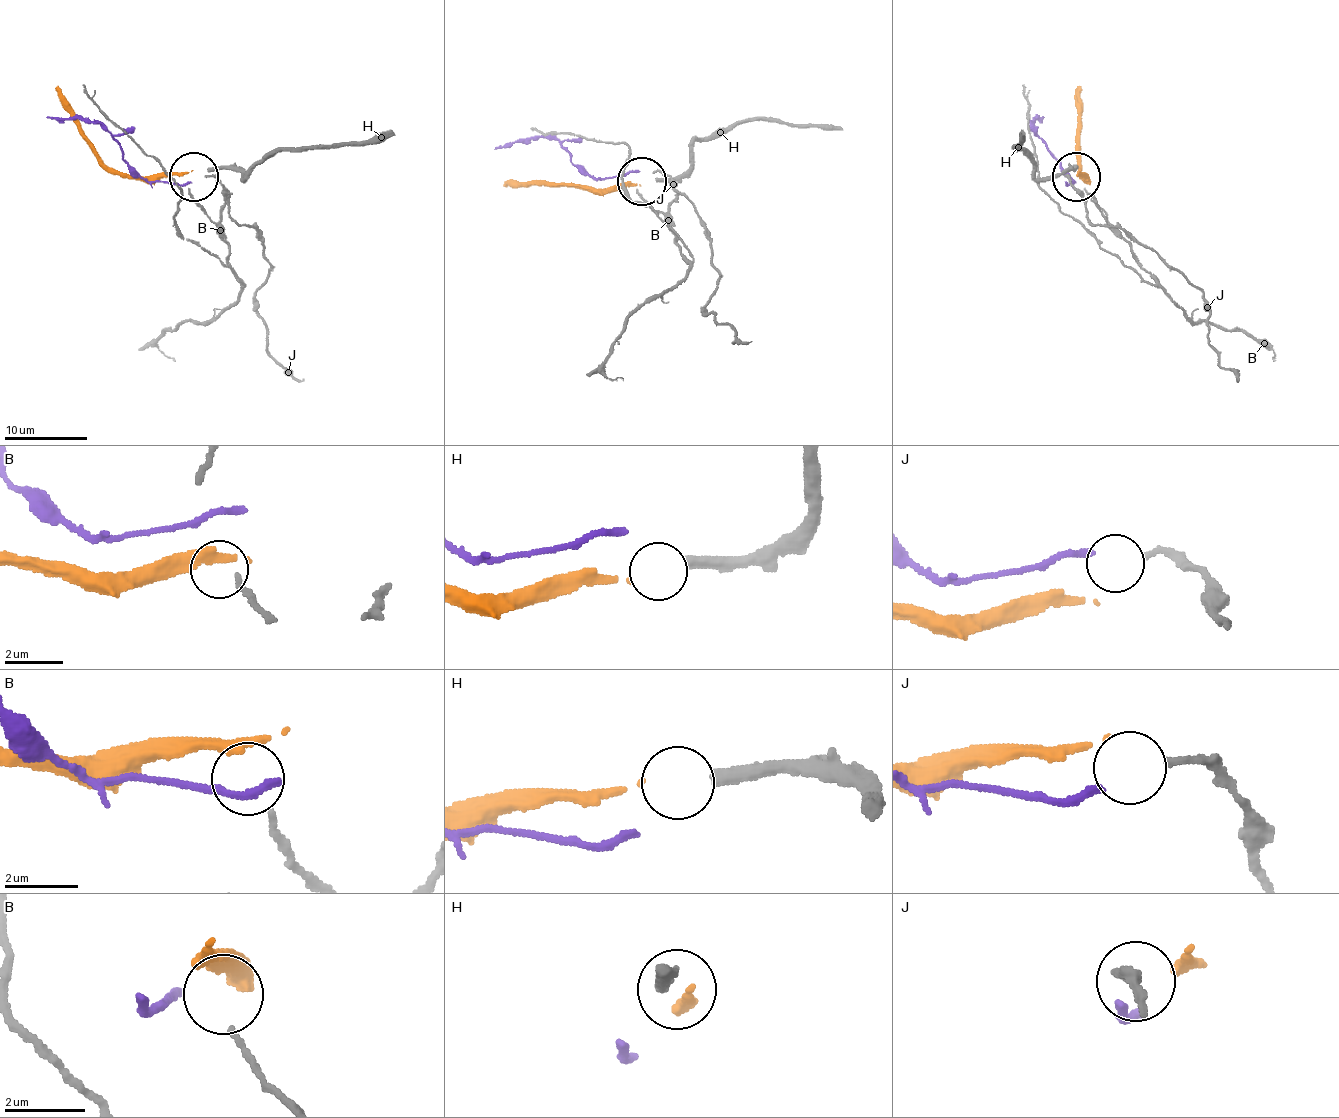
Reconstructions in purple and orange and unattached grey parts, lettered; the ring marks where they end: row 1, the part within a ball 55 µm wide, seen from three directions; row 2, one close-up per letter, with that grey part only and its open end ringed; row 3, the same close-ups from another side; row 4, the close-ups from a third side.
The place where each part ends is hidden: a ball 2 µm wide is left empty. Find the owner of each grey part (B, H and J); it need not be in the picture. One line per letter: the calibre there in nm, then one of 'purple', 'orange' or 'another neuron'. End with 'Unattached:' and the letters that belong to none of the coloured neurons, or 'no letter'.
B: 150 nm thick; another neuron
H: 360 nm thick; orange
J: 200 nm thick; purple
Unattached: B

